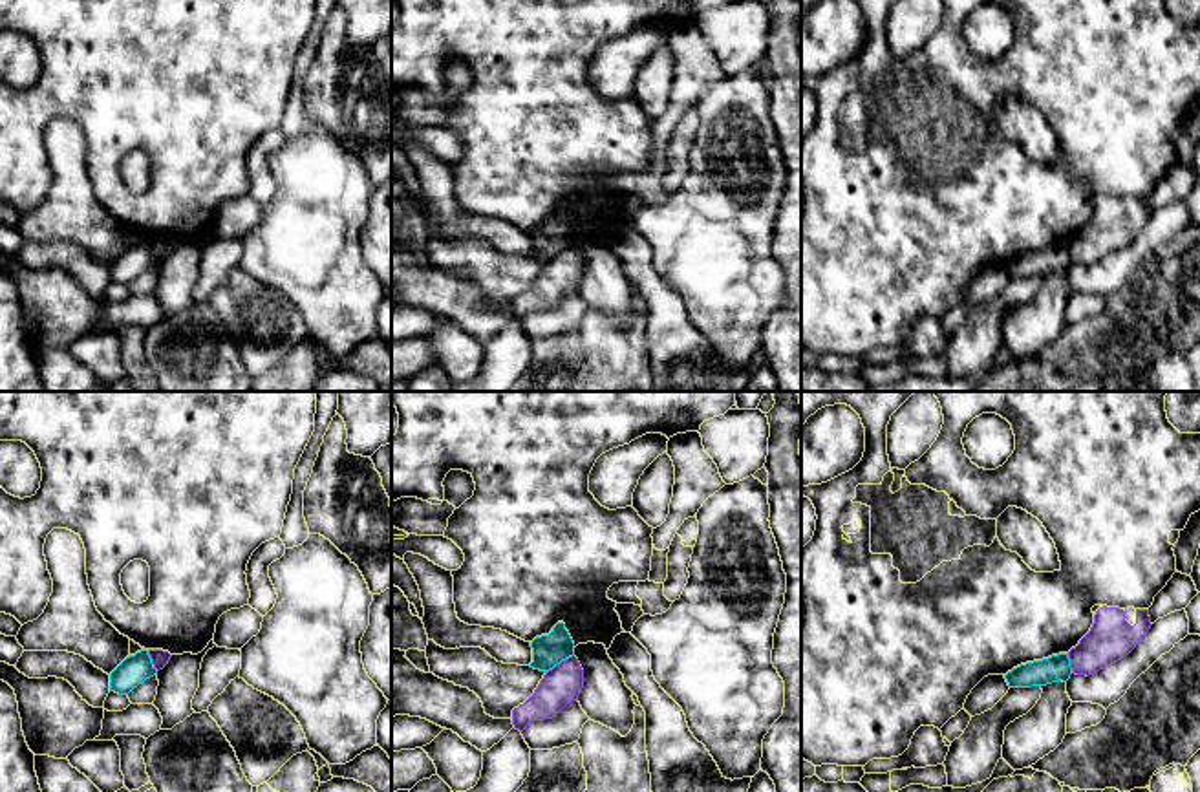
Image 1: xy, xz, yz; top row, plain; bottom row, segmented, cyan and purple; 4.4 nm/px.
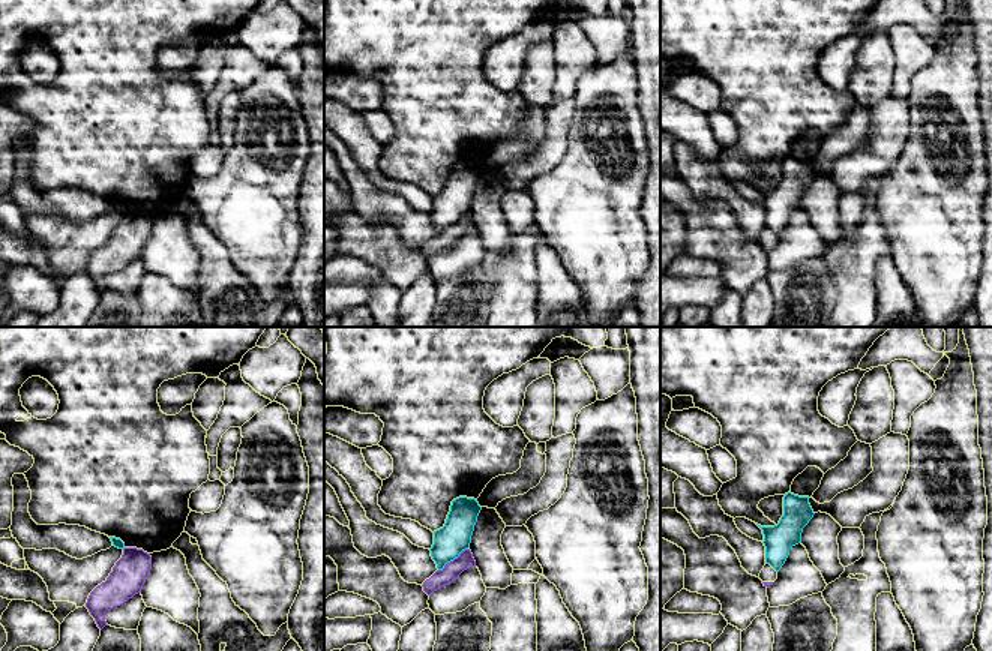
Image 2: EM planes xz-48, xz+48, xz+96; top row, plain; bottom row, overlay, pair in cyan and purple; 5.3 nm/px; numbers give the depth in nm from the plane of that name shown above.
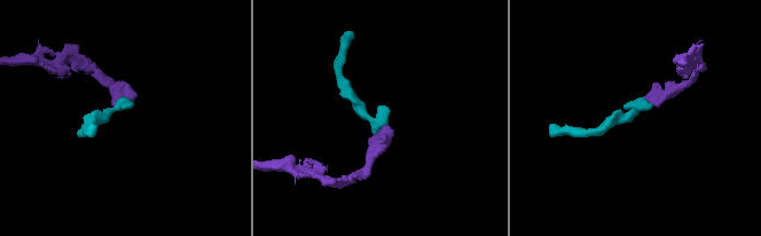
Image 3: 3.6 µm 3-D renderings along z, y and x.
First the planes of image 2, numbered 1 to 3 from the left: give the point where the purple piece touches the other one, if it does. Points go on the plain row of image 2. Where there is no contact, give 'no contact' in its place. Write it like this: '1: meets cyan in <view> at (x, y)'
1: no contact
2: meets cyan in xz+48 at (452, 224)
3: no contact

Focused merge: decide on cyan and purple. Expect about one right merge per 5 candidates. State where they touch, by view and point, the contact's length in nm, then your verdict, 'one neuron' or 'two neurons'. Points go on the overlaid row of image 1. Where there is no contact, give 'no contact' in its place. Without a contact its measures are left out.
meets cyan in xz at (558, 663); contact 150 nm long; two neurons

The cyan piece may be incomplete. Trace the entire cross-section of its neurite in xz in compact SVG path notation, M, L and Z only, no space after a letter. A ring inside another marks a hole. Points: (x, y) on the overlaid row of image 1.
M558 622L549 635L536 637L530 648L532 662L529 666L540 671L549 671L574 655L574 642L563 622Z

